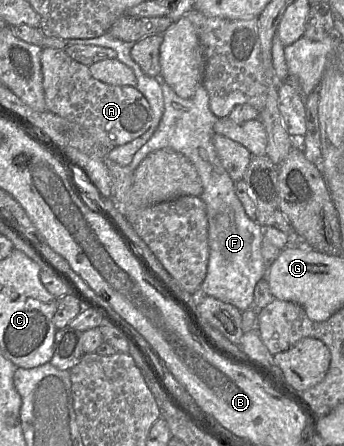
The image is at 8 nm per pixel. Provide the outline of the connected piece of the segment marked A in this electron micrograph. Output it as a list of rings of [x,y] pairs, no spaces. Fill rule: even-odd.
[[[43,48],[40,58],[46,111],[84,127],[109,149],[127,144],[149,129],[152,110],[136,87],[113,86],[95,79],[89,66],[76,62],[61,49]]]

